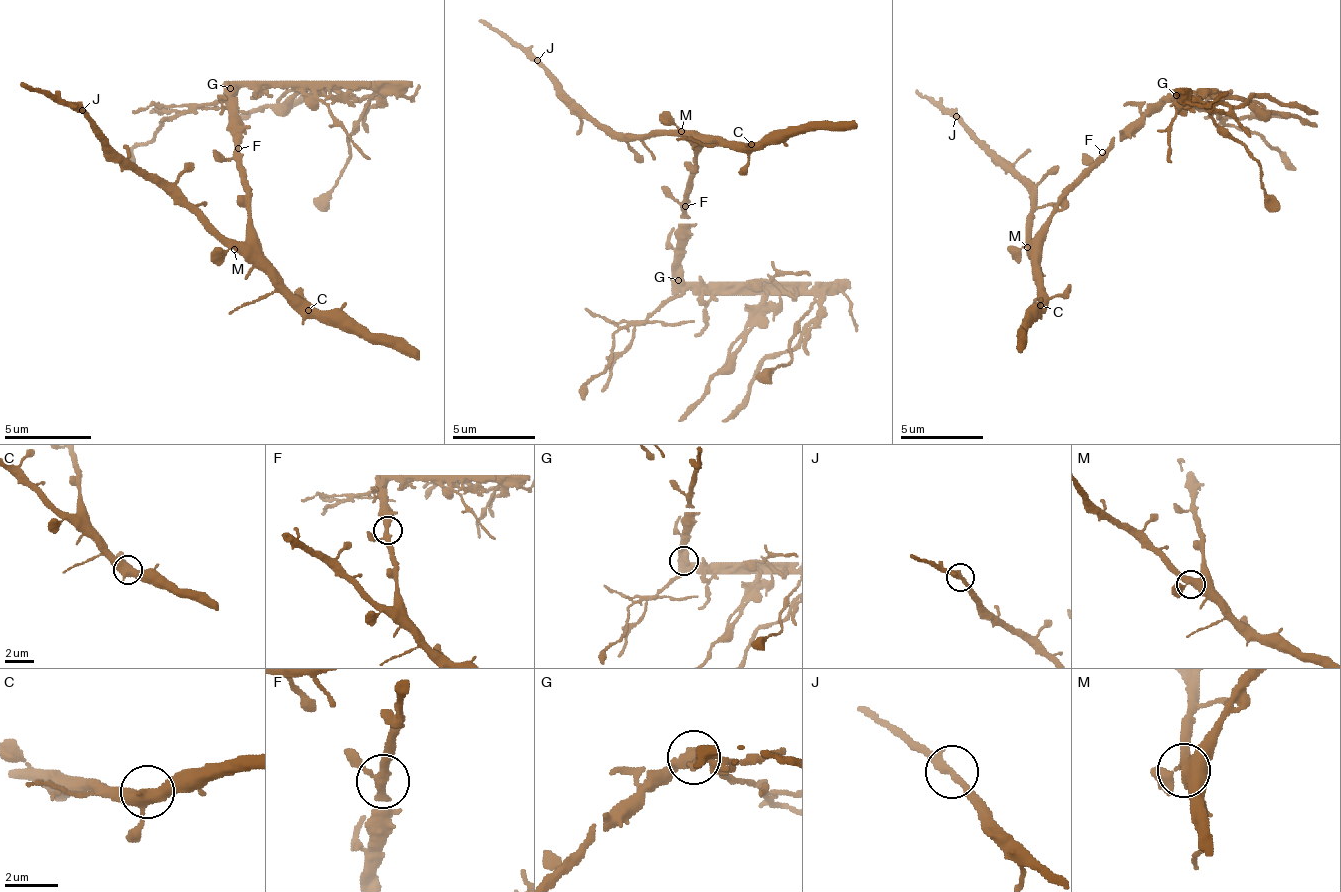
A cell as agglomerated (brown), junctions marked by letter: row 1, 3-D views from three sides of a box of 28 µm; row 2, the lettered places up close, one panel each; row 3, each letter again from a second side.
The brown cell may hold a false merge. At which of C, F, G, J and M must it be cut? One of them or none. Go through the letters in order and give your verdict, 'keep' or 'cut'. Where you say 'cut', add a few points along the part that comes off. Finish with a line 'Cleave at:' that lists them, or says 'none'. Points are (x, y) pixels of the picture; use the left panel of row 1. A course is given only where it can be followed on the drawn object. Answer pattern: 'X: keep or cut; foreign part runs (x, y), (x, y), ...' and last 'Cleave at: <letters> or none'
C: keep
F: keep
G: cut; foreign part runs (229, 87), (360, 83), (378, 96), (365, 100), (317, 92), (277, 109)
J: keep
M: keep
Cleave at: G

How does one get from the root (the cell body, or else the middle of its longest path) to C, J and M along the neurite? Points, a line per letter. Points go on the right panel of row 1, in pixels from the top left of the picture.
C: (1102, 160), (1065, 198), (1065, 206), (1052, 218), (1044, 235), (1044, 243), (1040, 247), (1040, 305)
J: (1102, 160), (1065, 198), (1065, 206), (1052, 223), (1036, 239), (1032, 239), (1032, 194), (957, 115)
M: (1102, 160), (1065, 198), (1065, 206), (1027, 247)

